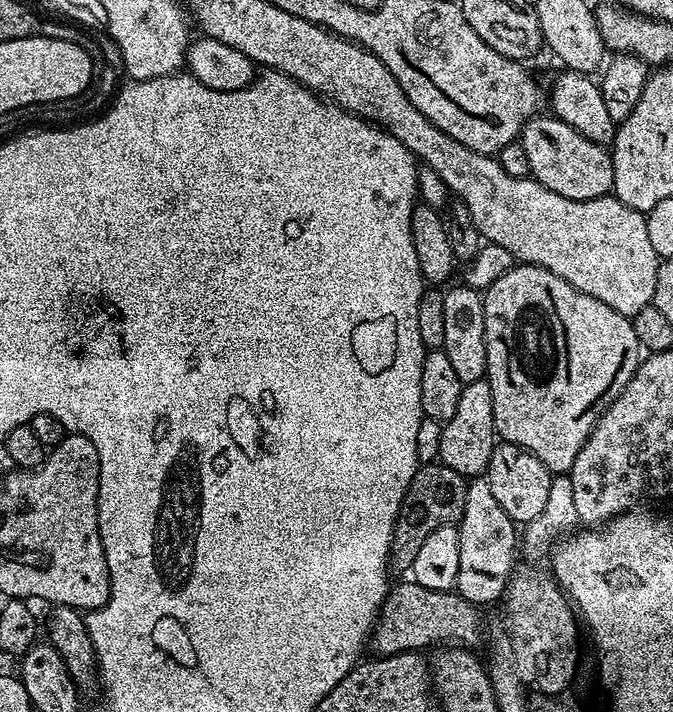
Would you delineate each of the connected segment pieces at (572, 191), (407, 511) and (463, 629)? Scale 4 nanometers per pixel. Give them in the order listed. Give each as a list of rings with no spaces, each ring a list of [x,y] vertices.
[[[533,116],[520,133],[518,143],[526,150],[531,179],[546,186],[546,190],[554,190],[554,194],[562,194],[562,198],[571,200],[593,200],[612,192],[614,166],[611,151],[603,144],[590,142],[590,138],[578,134],[578,130],[556,116]]]
[[[439,462],[420,464],[408,487],[408,493],[402,498],[402,506],[398,510],[396,530],[398,535],[392,542],[390,564],[393,569],[407,573],[414,562],[414,554],[434,530],[442,526],[459,525],[462,510],[466,510],[466,486],[468,480],[458,470],[450,470],[450,466]]]
[[[415,582],[391,585],[380,608],[380,615],[370,633],[370,648],[376,656],[393,656],[398,652],[424,650],[427,644],[463,646],[475,649],[480,640],[480,616],[477,605],[466,602],[456,591],[426,590]]]

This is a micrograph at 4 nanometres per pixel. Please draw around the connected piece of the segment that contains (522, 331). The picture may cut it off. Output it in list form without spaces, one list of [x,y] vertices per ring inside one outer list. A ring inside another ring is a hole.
[[[517,263],[483,293],[486,314],[487,382],[494,406],[496,435],[505,444],[522,446],[553,474],[572,471],[578,450],[590,438],[596,421],[622,394],[642,359],[629,317],[618,314],[570,286],[558,274],[533,264]]]

